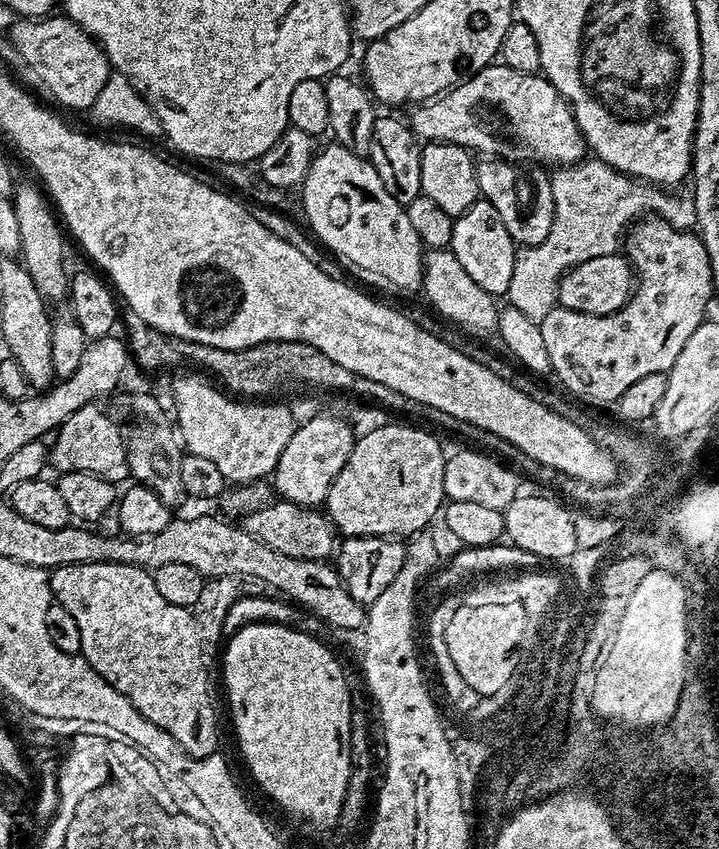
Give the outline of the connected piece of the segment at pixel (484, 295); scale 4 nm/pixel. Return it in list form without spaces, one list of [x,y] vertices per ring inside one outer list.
[[[432,250],[427,253],[422,292],[428,295],[429,302],[441,312],[437,313],[445,321],[472,334],[497,331],[500,322],[497,301],[486,290],[482,290],[482,286],[478,286],[478,282],[474,282],[466,270],[462,270],[462,262],[454,258],[451,250]]]

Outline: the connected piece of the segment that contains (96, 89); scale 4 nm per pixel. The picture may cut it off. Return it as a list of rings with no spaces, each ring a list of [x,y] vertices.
[[[56,15],[17,19],[12,28],[12,44],[58,103],[68,108],[91,109],[110,75],[108,55],[89,32],[79,28],[67,15]]]

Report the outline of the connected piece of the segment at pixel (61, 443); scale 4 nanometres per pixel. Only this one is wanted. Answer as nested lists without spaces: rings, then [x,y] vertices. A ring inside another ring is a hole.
[[[93,402],[74,410],[70,418],[61,424],[54,433],[56,441],[48,448],[47,463],[57,468],[57,473],[89,472],[103,480],[121,482],[128,480],[128,450],[126,436],[120,428],[100,409],[99,403]]]

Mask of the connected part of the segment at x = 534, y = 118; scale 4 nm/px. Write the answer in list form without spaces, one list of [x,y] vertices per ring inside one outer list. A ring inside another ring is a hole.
[[[502,62],[489,64],[431,102],[413,108],[416,109],[410,117],[412,130],[424,142],[457,144],[473,153],[481,152],[481,157],[506,160],[517,166],[523,166],[527,160],[533,160],[536,164],[571,166],[581,163],[586,156],[584,135],[576,125],[572,109],[560,97],[560,92],[548,77],[543,74],[522,74],[522,70],[510,70]]]

